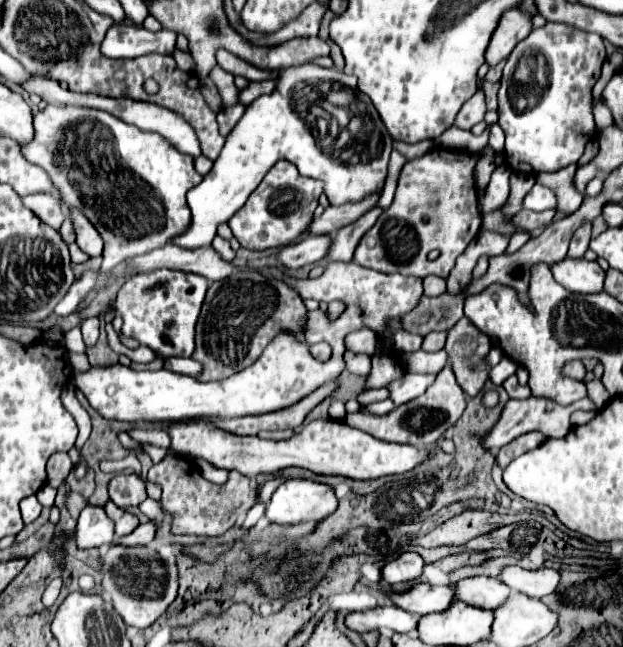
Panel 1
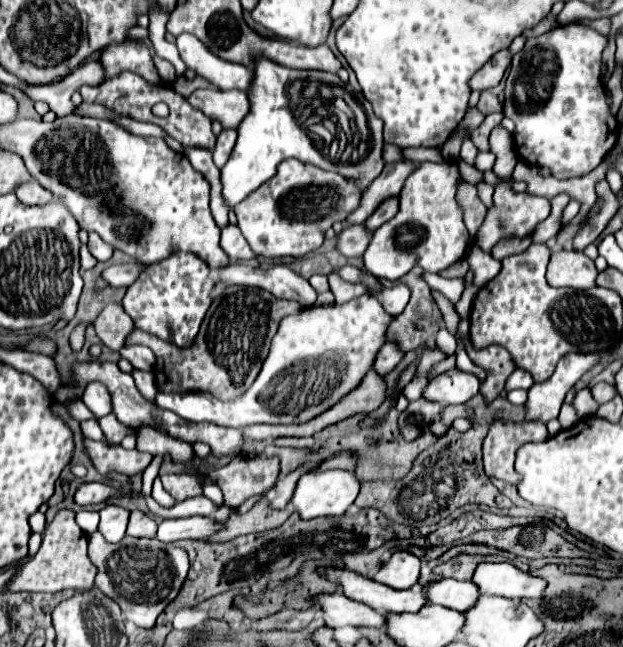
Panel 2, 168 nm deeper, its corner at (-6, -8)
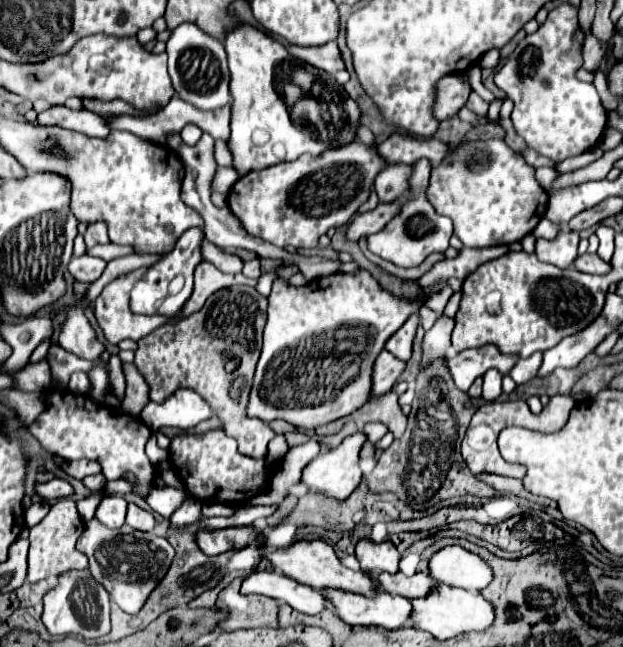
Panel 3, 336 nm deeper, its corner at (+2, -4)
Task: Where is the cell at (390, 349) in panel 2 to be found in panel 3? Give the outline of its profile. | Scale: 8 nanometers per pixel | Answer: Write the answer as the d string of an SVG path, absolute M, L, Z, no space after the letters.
M418 313L410 315L408 321L406 321L406 323L404 323L404 325L388 339L386 349L388 349L390 353L394 353L398 359L408 361L410 355L412 355L412 345L414 345L414 337L416 337L418 323L420 323Z

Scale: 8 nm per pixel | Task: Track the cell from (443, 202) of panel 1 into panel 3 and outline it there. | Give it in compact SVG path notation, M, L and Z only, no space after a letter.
M420 159L414 165L414 173L410 177L410 187L416 193L416 199L406 203L406 207L402 209L402 213L398 217L394 217L382 231L378 231L376 235L368 237L368 249L376 255L380 255L382 259L388 259L400 267L416 267L420 265L430 253L444 253L448 249L448 239L452 235L452 219L442 217L434 211L434 207L426 201L424 197L424 187L430 179L430 163L428 159Z

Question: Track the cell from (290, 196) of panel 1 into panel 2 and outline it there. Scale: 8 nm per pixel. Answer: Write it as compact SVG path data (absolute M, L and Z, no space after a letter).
M286 159L268 183L234 207L234 213L238 217L238 229L256 255L302 257L318 249L324 241L326 229L332 227L334 221L344 221L358 203L360 191L340 175L322 171L314 165L304 165L298 159Z

